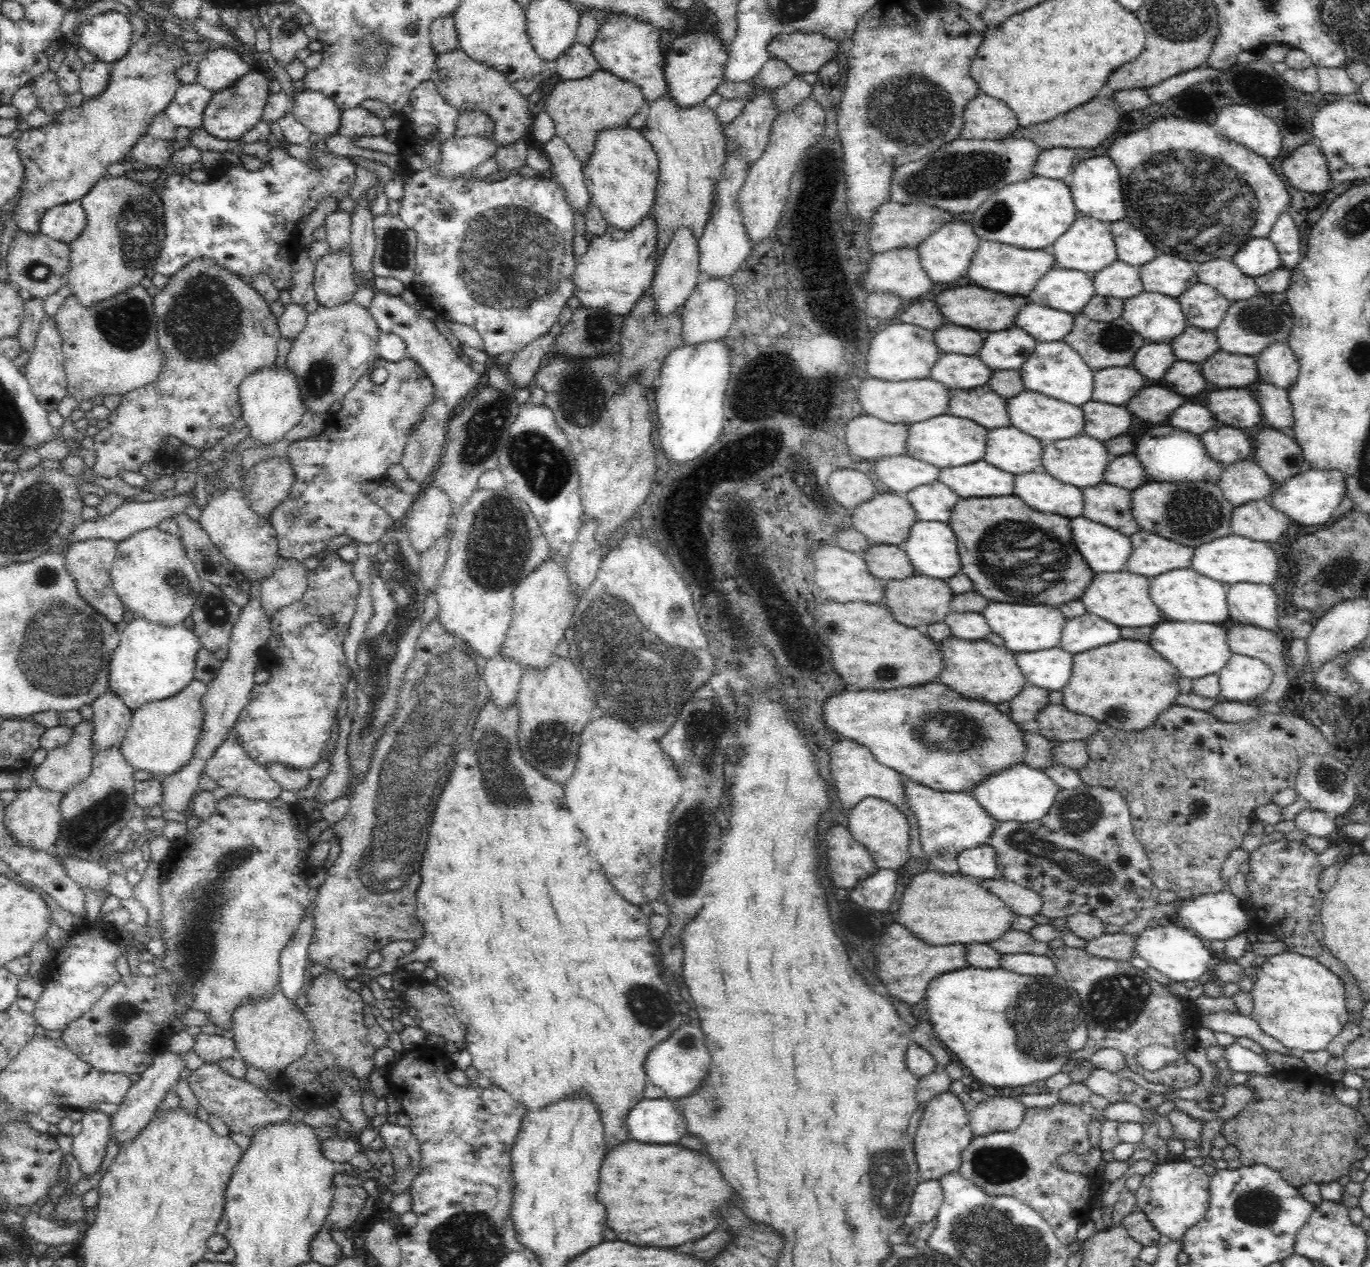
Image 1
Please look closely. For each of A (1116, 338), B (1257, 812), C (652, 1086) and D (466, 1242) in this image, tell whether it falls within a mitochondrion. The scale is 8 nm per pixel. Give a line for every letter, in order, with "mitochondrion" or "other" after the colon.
A: mitochondrion
B: other
C: other
D: mitochondrion

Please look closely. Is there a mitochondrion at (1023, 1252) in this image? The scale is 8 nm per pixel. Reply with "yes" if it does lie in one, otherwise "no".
yes

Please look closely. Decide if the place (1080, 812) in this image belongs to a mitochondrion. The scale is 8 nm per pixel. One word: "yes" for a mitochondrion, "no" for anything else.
yes

